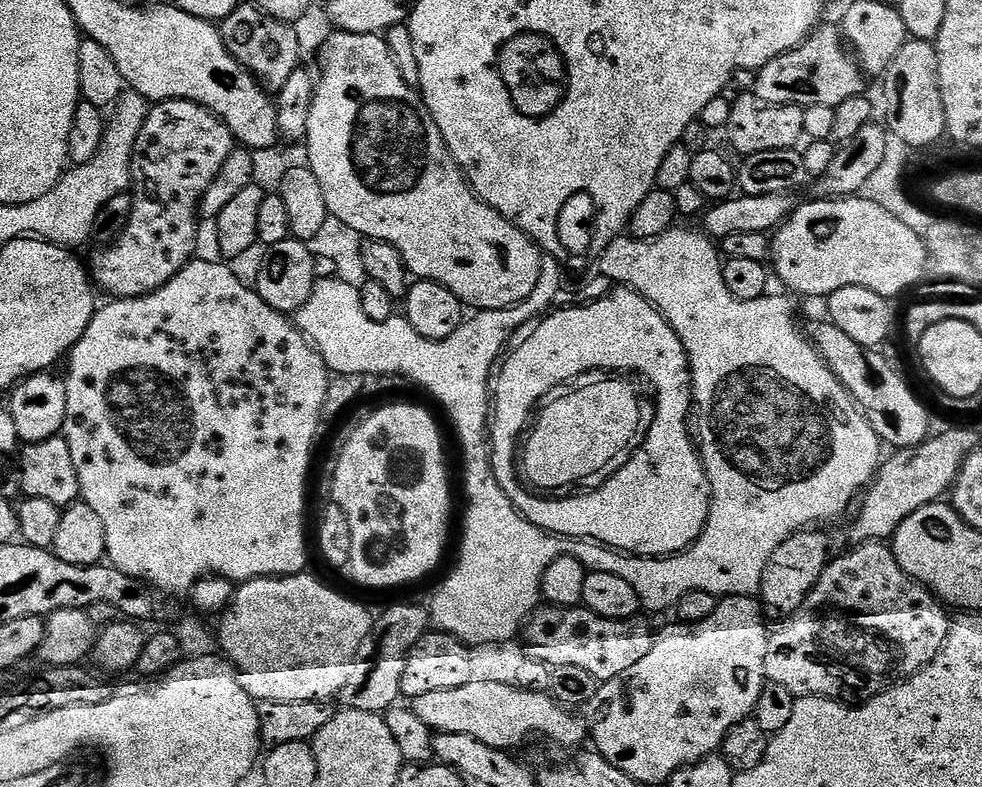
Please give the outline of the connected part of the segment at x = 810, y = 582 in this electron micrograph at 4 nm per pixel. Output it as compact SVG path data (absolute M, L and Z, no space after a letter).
M801 530L794 533L790 538L786 538L786 542L782 542L782 546L778 546L778 550L774 550L774 554L770 554L770 562L766 562L766 570L762 574L762 582L758 589L759 599L769 613L772 611L780 612L776 614L787 614L795 611L800 607L800 603L808 597L810 590L823 574L824 568L830 559L830 553L828 553L828 536L824 532L812 531L816 530Z

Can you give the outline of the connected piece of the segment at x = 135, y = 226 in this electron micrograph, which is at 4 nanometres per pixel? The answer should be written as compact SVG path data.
M161 100L153 103L151 107L149 107L148 117L145 120L145 125L142 126L141 133L138 134L137 144L134 146L133 150L131 179L134 181L134 195L132 197L132 213L128 219L128 225L124 227L123 232L119 233L119 235L113 239L116 241L114 241L109 248L100 248L93 254L92 264L90 260L90 275L93 281L98 285L101 293L109 292L109 297L112 298L145 296L154 290L158 290L166 282L170 282L170 278L174 278L189 264L193 257L197 255L196 220L198 221L200 200L206 194L206 190L210 186L210 182L214 182L214 178L218 174L218 170L222 170L222 166L226 162L226 158L230 158L233 147L234 137L232 131L229 130L227 125L220 120L219 116L216 116L209 108L204 108L201 104L195 104L189 100Z

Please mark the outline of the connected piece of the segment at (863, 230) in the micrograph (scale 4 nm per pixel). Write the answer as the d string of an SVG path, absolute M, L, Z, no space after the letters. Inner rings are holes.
M819 198L820 200L812 200L809 204L804 204L795 209L792 215L780 225L778 231L770 240L770 264L776 267L776 272L780 275L780 280L792 292L797 292L800 296L821 296L827 298L833 292L842 290L846 286L862 286L866 290L874 290L874 294L885 298L893 298L892 296L900 296L907 288L912 288L924 276L924 267L930 264L928 247L920 236L905 226L903 222L894 218L893 214L888 214L886 210L882 210L881 206L875 205L874 202L859 200L857 198Z

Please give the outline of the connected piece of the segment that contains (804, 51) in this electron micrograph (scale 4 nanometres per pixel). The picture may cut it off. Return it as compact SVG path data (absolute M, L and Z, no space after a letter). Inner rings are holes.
M827 22L821 23L794 50L774 58L766 67L756 72L754 95L767 104L797 104L802 109L810 106L830 106L837 108L846 98L854 98L865 91L865 73L856 63L853 53L846 47L841 29Z

